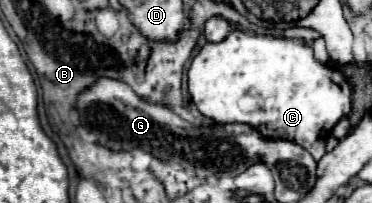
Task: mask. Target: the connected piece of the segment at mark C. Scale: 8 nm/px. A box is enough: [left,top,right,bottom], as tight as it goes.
[188,30,352,160]

